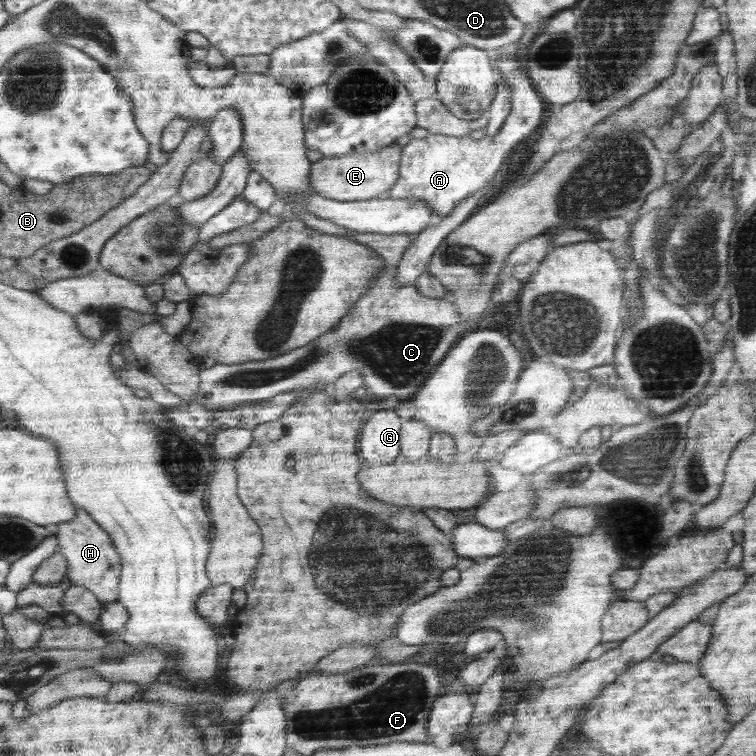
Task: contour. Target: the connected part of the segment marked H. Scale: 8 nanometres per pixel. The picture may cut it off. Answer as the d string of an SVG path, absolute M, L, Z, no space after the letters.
M86 509L78 512L78 518L59 526L57 532L59 552L68 558L69 573L67 585L86 586L104 605L110 605L119 600L122 564L114 543Z

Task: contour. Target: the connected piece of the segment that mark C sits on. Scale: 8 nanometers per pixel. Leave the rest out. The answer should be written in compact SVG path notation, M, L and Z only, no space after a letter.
M386 269L377 284L368 289L347 311L346 316L332 329L318 339L309 342L289 353L263 361L248 361L238 364L216 363L201 372L198 386L198 402L206 409L232 410L236 406L266 401L278 397L278 394L296 390L300 396L318 393L324 386L337 382L345 374L354 370L362 374L364 388L371 392L369 398L392 398L396 402L405 402L414 397L433 374L437 366L445 360L446 354L460 339L458 322L462 321L456 304L447 298L430 298L423 295L416 283L400 287L394 281L396 269Z

